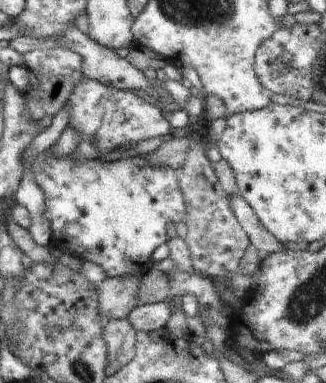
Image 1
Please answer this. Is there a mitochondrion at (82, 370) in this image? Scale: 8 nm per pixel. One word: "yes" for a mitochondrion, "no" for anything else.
yes

